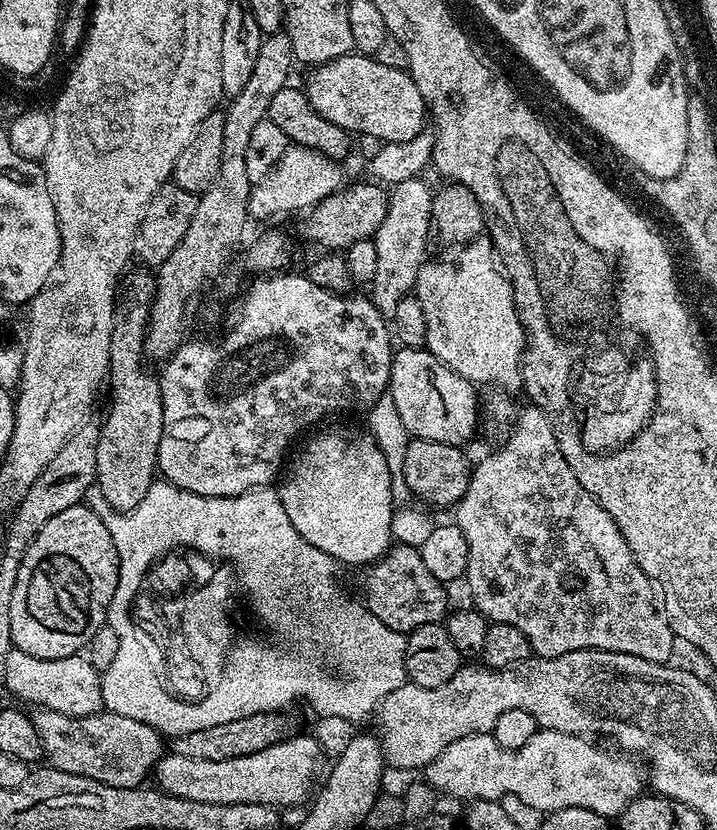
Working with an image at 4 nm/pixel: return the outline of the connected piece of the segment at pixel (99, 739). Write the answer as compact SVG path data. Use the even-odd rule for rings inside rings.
M38 708L31 713L31 717L51 767L102 782L106 786L141 787L166 752L166 744L160 741L163 740L161 733L153 725L107 710L89 716L67 716Z

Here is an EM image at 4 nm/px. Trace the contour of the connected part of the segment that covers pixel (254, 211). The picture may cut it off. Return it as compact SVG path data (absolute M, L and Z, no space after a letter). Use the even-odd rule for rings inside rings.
M289 146L286 154L270 170L270 174L262 182L252 185L249 217L268 220L271 216L284 216L287 212L311 210L328 196L339 192L345 183L341 165L331 160L326 154L309 148ZM344 180L344 181L343 181ZM304 208L304 209L303 209Z

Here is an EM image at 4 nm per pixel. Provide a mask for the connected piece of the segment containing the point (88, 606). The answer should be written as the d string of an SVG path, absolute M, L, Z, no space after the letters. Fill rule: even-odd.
M79 503L70 506L70 510L62 510L62 514L54 514L54 518L38 530L34 542L30 542L26 554L20 559L14 598L10 598L12 647L34 654L34 658L66 658L83 653L90 638L98 634L108 619L110 598L114 598L118 586L119 565L114 538L110 530L106 530L102 518L98 518L91 508Z

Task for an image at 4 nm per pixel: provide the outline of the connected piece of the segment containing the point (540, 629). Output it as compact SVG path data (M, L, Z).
M528 406L524 413L515 417L511 425L512 433L505 440L497 452L492 452L480 465L472 468L472 477L468 483L468 489L460 503L455 505L454 522L466 534L468 546L468 592L472 595L475 611L481 612L493 624L509 624L518 626L522 634L530 642L533 653L537 657L558 658L562 654L570 654L578 650L590 650L597 648L603 652L621 652L622 654L634 654L638 658L646 658L655 664L669 663L673 658L672 644L674 637L670 626L664 620L661 605L658 603L658 593L653 581L649 580L647 574L640 569L630 546L626 546L626 538L618 530L614 518L602 510L602 506L589 492L584 489L582 482L574 478L574 470L562 458L562 450L558 450L558 442L554 438L552 423L548 421L548 415L535 406Z

